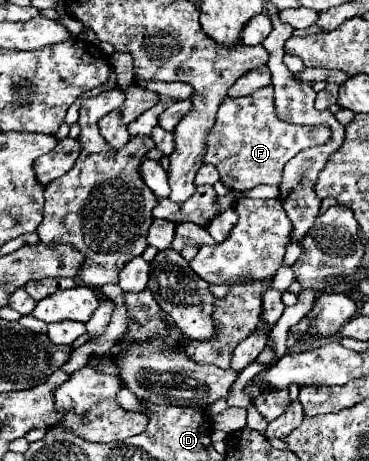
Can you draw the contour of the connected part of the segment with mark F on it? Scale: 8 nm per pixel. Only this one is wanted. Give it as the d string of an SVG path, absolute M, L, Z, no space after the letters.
M264 87L248 97L226 97L218 111L218 137L208 139L208 151L204 163L212 163L220 171L220 181L228 189L244 191L256 185L280 185L282 169L302 149L322 145L328 141L328 127L292 125L278 119L274 109L274 89Z

